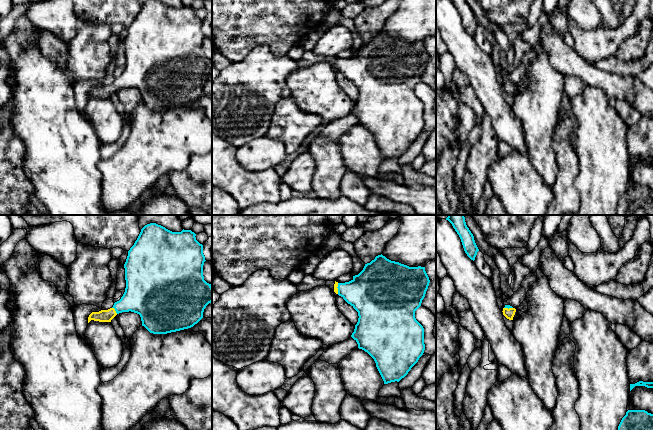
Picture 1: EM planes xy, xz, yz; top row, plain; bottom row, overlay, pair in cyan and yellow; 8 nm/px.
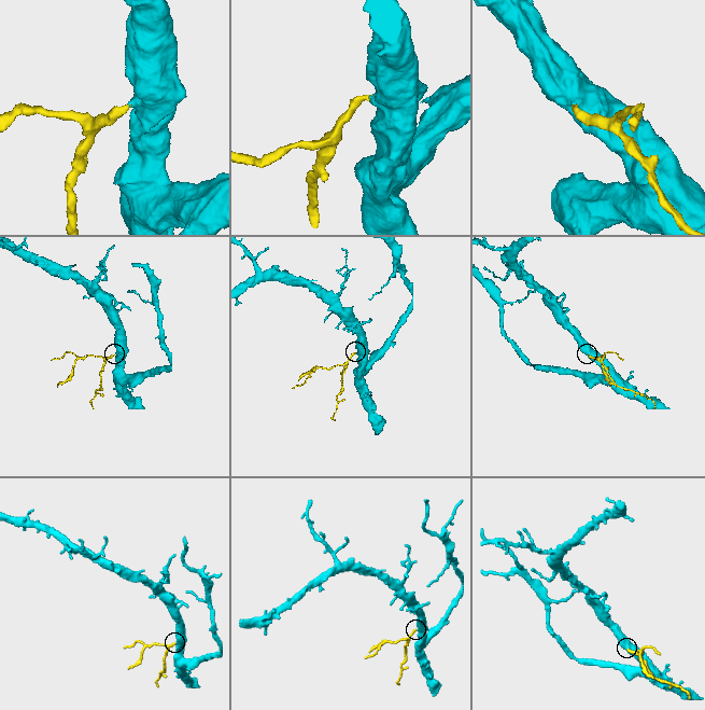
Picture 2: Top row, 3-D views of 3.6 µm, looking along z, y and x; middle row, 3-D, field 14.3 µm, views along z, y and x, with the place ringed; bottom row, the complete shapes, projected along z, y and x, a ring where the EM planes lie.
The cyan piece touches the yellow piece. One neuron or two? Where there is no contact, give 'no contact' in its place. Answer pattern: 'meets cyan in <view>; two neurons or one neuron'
meets cyan in xy; one neuron

